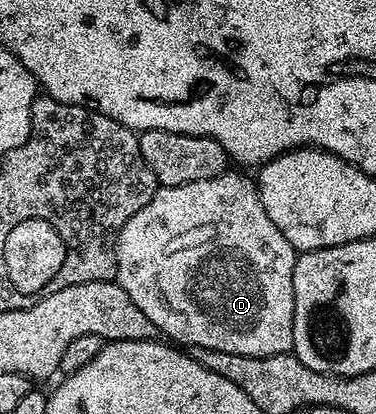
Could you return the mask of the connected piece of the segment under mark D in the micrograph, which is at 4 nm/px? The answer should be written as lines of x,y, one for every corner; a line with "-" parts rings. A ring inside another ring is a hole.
234,169
222,175
206,179
182,183
176,187
159,187
145,205
145,209
137,209
129,221
119,230
115,237
115,252
117,253
117,269
115,279
119,287
129,293
129,301
157,325
159,335
166,337
172,344
182,345
190,349
217,349
221,353
241,353
245,357
269,357
270,355
285,355
293,348
293,269
297,252
293,244
269,221
269,213
265,213
265,205
261,205
259,189
254,178
246,179
238,175

